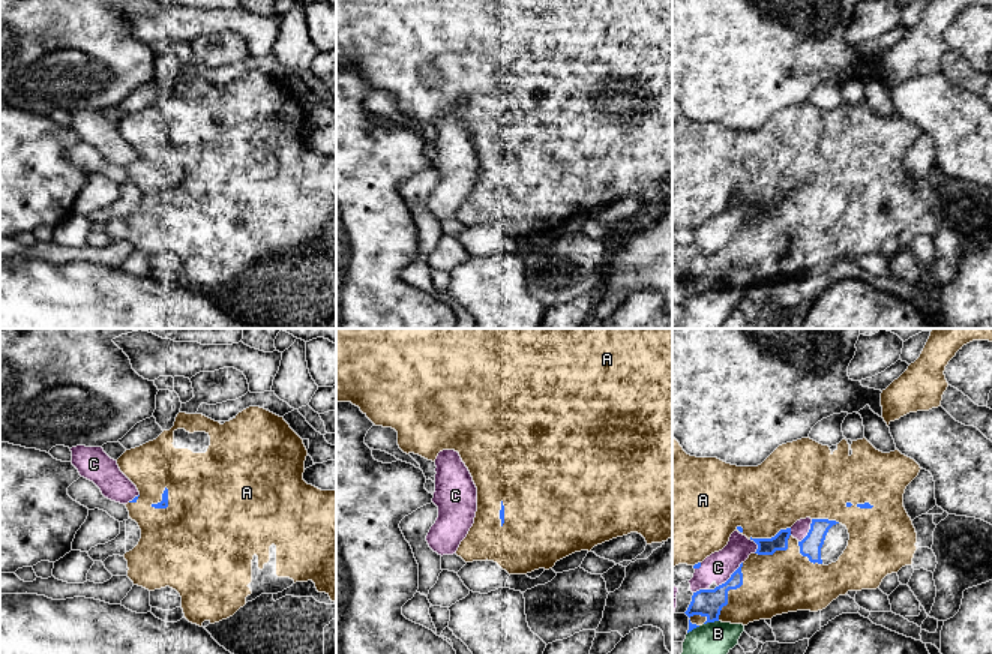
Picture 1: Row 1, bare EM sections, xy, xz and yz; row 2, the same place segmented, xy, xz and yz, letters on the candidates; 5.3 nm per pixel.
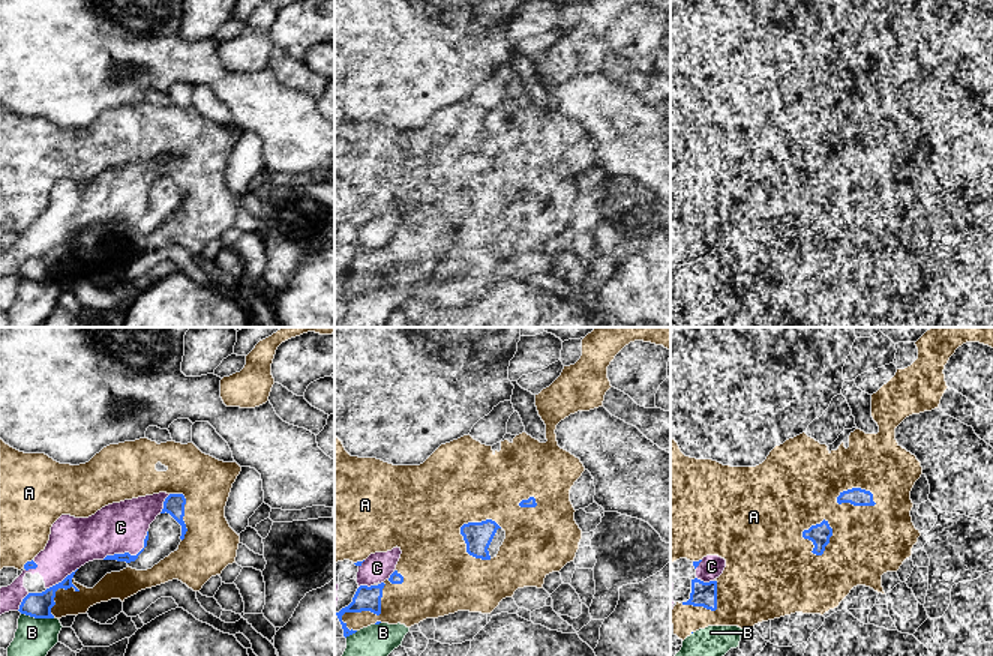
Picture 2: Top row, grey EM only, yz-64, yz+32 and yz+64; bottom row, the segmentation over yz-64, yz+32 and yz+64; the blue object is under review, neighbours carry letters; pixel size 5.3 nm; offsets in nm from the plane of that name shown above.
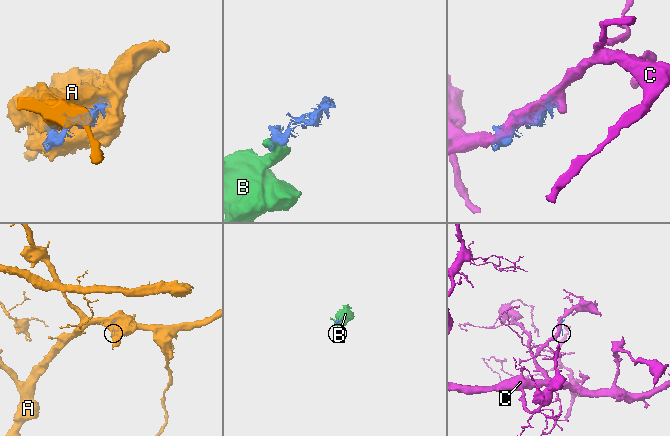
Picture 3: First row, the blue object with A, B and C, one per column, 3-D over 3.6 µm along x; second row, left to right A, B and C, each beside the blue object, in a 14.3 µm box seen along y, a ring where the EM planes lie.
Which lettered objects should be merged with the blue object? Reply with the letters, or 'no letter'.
A

